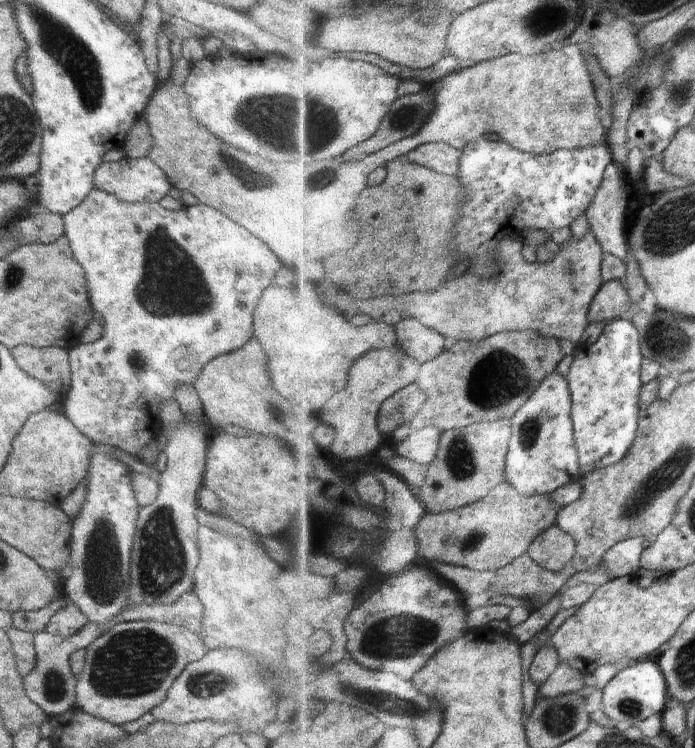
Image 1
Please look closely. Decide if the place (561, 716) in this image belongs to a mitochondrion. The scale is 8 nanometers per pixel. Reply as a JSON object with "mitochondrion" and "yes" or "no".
{"mitochondrion":"yes"}

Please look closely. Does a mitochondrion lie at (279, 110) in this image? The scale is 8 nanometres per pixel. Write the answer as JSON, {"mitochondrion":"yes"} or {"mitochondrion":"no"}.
{"mitochondrion":"yes"}

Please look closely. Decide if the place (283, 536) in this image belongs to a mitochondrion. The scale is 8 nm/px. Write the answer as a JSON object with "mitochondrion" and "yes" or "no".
{"mitochondrion":"no"}

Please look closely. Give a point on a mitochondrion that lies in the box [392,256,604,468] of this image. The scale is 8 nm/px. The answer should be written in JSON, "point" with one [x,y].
{"point":[499,377]}

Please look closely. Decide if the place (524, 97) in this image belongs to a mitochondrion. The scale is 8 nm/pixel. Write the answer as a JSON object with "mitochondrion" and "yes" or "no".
{"mitochondrion":"no"}

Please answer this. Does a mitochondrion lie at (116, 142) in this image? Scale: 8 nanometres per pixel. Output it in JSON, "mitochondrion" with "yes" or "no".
{"mitochondrion":"no"}

